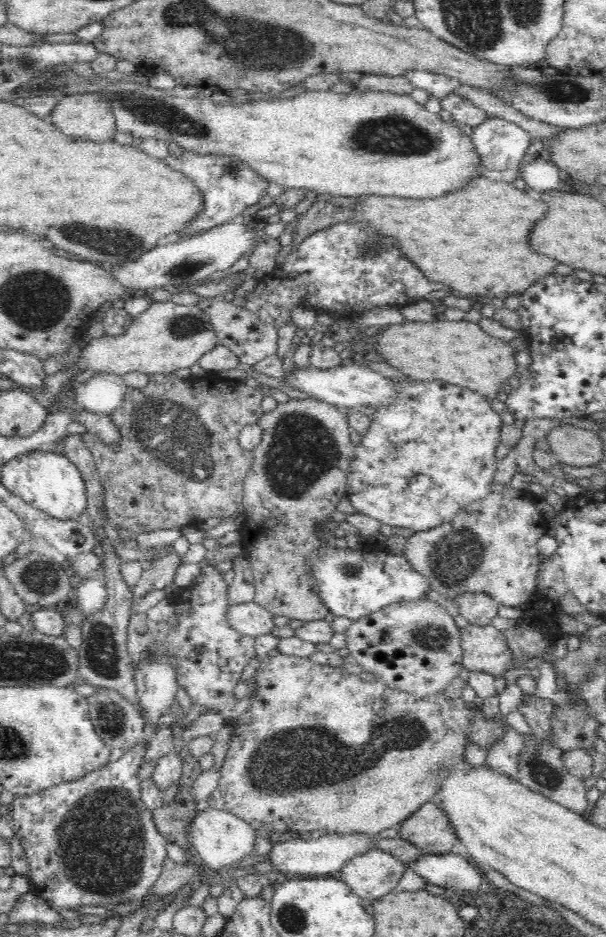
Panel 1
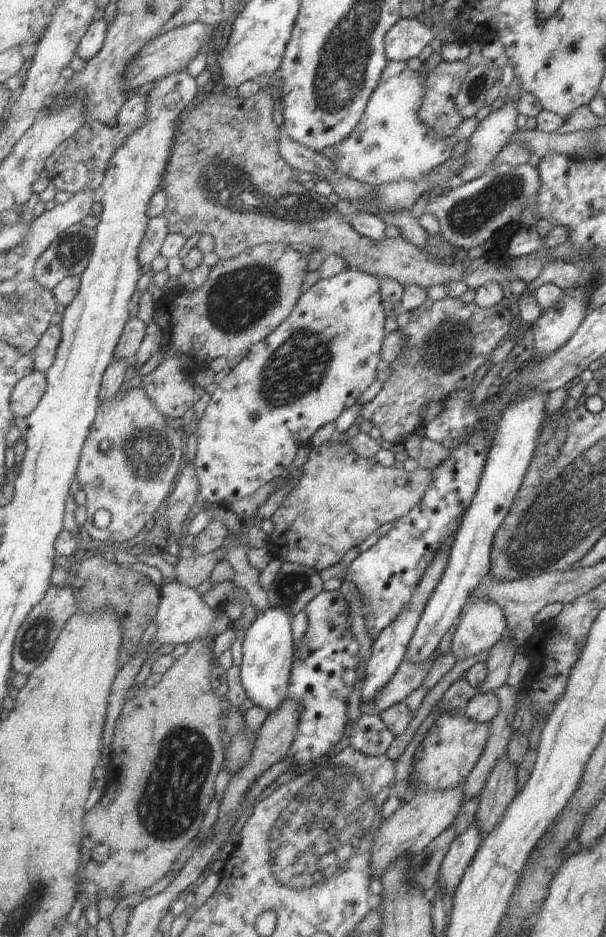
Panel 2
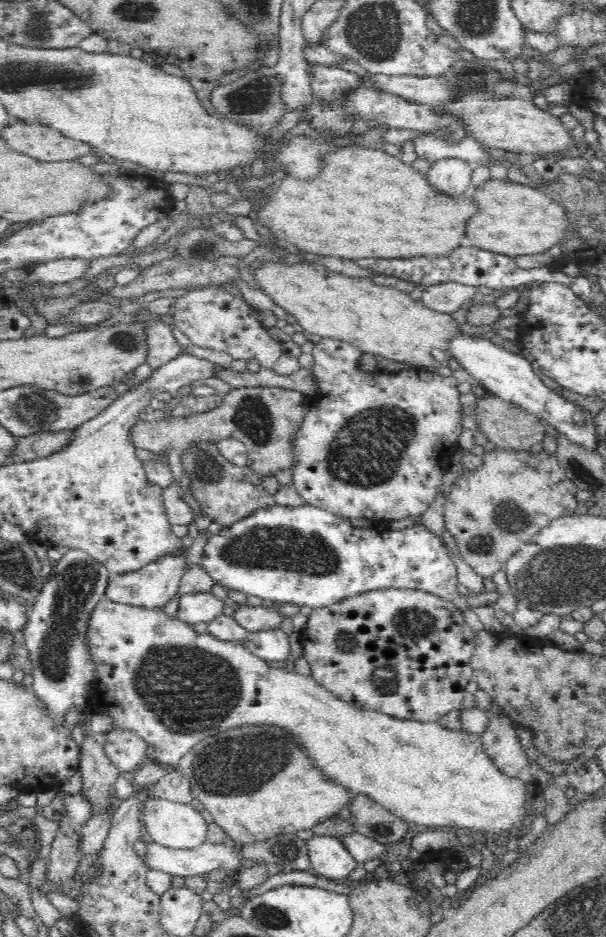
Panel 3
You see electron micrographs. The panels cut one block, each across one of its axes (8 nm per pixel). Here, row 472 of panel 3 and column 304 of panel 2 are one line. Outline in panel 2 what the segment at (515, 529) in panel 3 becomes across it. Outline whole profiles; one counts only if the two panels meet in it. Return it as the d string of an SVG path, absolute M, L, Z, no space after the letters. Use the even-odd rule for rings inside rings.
M335 438L320 447L312 447L306 462L298 469L291 469L288 475L283 474L282 481L278 482L280 488L286 481L298 478L291 492L270 518L274 530L267 539L269 553L283 562L297 562L323 572L325 568L339 564L351 548L359 546L383 524L393 523L419 504L428 491L433 473L433 469L421 467L415 468L413 472L406 472L403 468L398 470L383 466L375 457L363 458L353 450L349 442L337 442Z

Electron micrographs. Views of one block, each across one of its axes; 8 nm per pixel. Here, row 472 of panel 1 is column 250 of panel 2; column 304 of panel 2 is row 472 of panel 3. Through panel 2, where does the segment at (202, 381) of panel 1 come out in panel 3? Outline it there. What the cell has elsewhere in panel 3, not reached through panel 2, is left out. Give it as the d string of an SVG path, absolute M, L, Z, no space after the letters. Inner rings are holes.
M196 441L181 453L182 466L191 482L190 490L203 514L222 527L232 526L246 520L262 508L272 508L277 502L262 486L250 484L244 476L243 467L232 464L218 449L214 441Z

